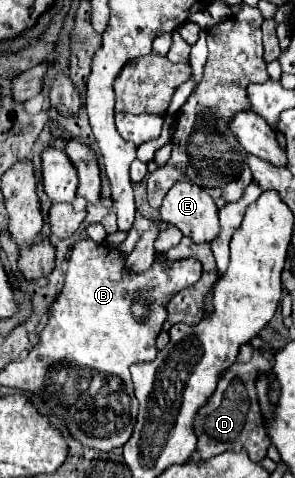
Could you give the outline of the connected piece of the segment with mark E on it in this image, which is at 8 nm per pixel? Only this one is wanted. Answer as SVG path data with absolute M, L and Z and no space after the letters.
M181 180L167 192L159 214L195 244L213 242L219 236L219 218L213 198L187 180Z

